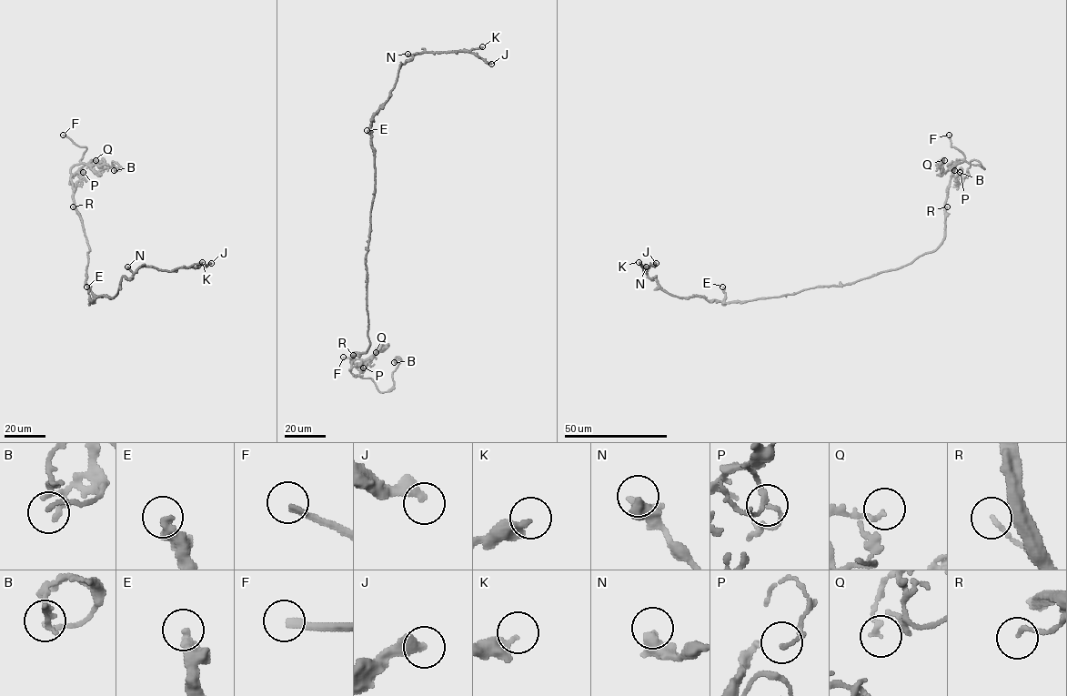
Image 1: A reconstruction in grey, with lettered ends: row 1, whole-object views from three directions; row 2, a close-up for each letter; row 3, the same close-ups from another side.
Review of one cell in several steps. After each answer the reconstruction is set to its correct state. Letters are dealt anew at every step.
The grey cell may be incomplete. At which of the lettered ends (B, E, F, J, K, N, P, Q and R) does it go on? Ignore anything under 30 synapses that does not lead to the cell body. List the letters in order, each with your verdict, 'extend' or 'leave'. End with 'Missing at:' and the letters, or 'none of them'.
B: leave
E: leave
F: extend
J: extend
K: leave
N: leave
P: leave
Q: leave
R: leave
Missing at: F, J

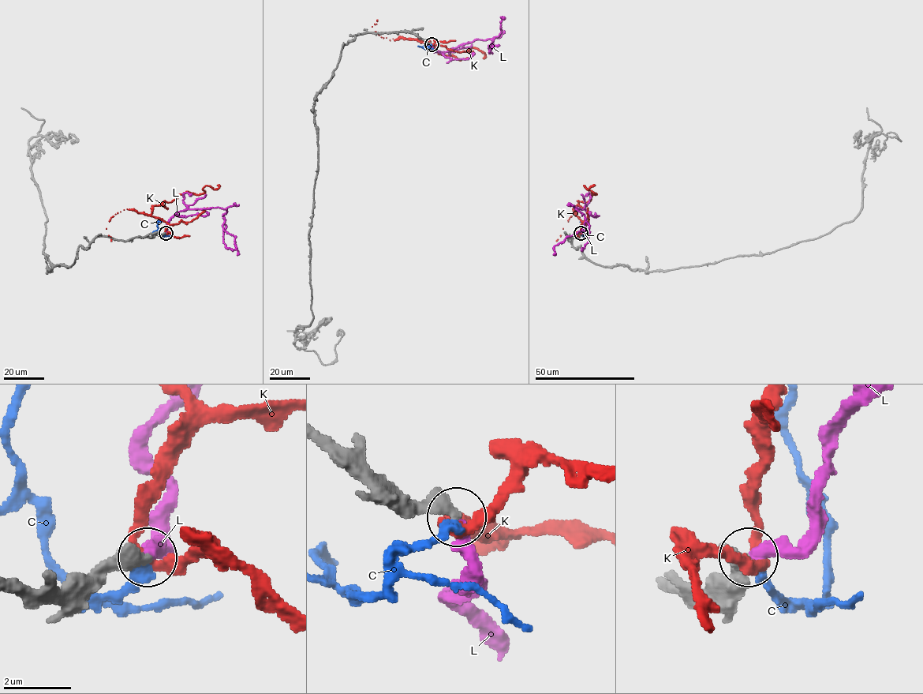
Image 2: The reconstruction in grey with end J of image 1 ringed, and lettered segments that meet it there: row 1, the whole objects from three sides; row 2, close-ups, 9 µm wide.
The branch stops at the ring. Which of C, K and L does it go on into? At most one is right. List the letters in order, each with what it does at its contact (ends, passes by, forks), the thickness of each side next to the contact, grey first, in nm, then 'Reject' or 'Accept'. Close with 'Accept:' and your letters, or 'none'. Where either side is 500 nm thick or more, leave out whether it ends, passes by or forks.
C: It ends there. Thickness 460 nm (grey) against 300 nm. Reject
K: It passes by. Thickness 460 nm (grey) against 320 nm. Reject
L: It ends there. Thickness 480 nm (grey) against 360 nm. Accept
Accept: L

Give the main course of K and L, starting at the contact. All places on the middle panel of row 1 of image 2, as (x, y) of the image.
K: (431, 44), (416, 39), (460, 59), (468, 58), (468, 50), (476, 47), (484, 54), (483, 58)
L: (431, 44), (433, 50), (444, 52), (488, 39), (490, 49), (502, 19)

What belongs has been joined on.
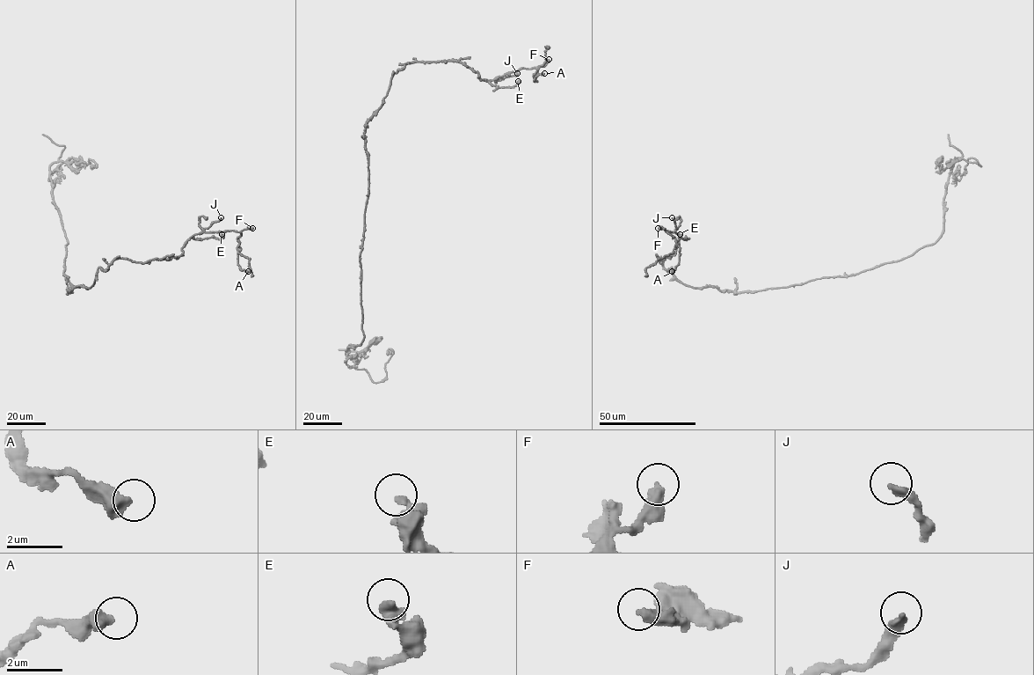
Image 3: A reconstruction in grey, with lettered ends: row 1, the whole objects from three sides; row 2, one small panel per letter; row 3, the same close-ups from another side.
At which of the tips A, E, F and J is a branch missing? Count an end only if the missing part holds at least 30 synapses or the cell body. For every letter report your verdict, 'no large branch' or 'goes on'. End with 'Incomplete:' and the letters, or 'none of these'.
A: no large branch
E: no large branch
F: no large branch
J: no large branch
Incomplete: none of these

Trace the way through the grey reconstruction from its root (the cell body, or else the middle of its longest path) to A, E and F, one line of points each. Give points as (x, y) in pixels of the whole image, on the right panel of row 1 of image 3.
A: (770, 288), (734, 292), (683, 284), (659, 261), (677, 245), (679, 235), (667, 230), (680, 248), (672, 271)
E: (770, 288), (734, 292), (683, 284), (659, 260), (675, 253), (678, 239), (686, 238), (680, 234)
F: (770, 288), (734, 292), (683, 284), (672, 267), (666, 270), (659, 260), (675, 253), (679, 235), (658, 228)

